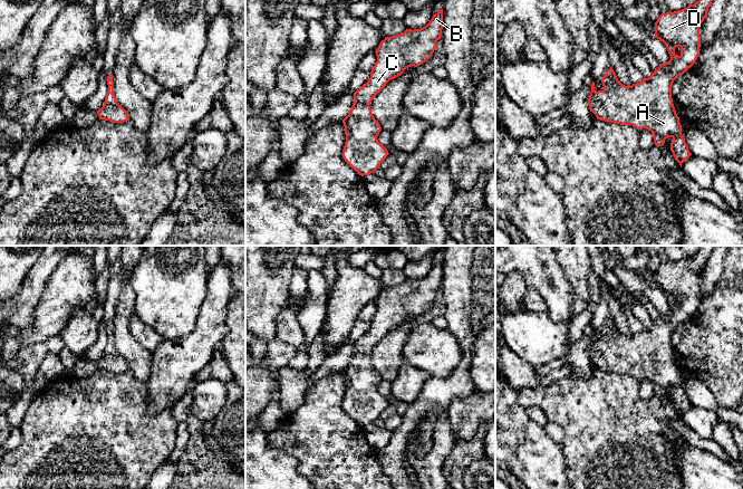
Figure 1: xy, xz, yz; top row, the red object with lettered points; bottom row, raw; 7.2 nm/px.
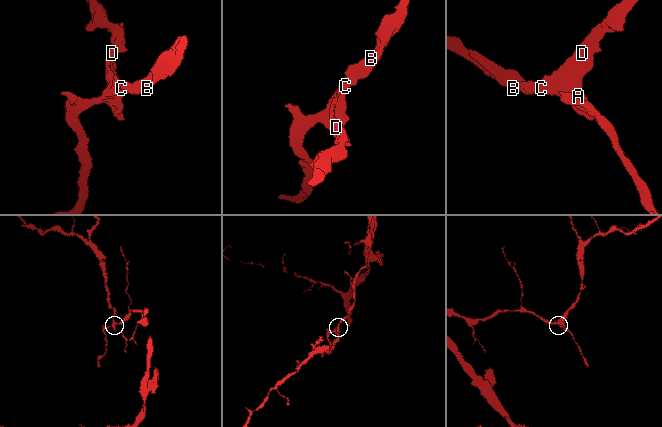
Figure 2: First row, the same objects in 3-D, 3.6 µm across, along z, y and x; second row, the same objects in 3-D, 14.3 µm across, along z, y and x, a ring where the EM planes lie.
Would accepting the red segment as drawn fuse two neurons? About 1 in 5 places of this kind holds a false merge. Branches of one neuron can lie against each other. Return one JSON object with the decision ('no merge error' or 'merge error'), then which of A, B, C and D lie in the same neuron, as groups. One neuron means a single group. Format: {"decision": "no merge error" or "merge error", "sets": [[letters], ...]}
{"decision": "no merge error", "sets": [["A", "B", "C", "D"]]}

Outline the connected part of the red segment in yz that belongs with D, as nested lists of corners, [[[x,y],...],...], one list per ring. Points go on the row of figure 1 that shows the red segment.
[[[698,0],[685,9],[659,16],[654,37],[666,45],[670,56],[668,63],[659,64],[648,78],[631,86],[623,85],[610,67],[601,79],[604,89],[596,92],[592,82],[588,98],[589,109],[597,119],[633,125],[637,130],[647,128],[653,134],[655,145],[659,146],[672,137],[670,151],[681,167],[692,153],[682,135],[672,86],[699,55],[699,28],[712,1]]]

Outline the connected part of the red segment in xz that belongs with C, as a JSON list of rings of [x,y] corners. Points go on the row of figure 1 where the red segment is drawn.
[[[443,9],[433,15],[425,27],[386,37],[376,49],[377,61],[370,78],[354,93],[351,109],[342,119],[346,134],[342,157],[359,175],[374,173],[389,154],[377,140],[382,127],[369,106],[373,98],[406,68],[428,60],[441,39],[442,29]]]

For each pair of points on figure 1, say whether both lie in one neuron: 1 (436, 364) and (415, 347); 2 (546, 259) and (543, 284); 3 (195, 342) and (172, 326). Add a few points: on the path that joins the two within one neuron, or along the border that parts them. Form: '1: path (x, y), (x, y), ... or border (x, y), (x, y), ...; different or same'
1: path (431, 358), (421, 351); same
2: path (547, 265), (544, 278); same
3: border (199, 313), (196, 324), (189, 333), (163, 339); different

